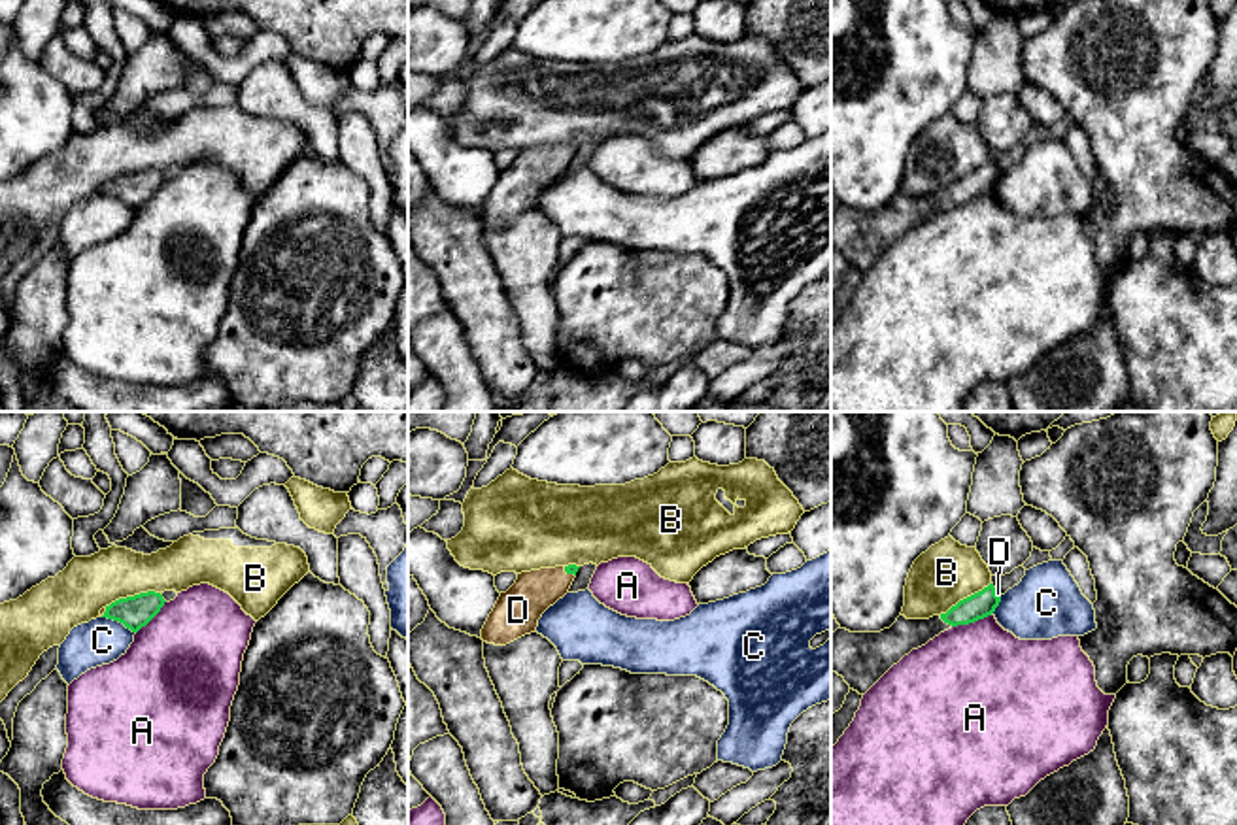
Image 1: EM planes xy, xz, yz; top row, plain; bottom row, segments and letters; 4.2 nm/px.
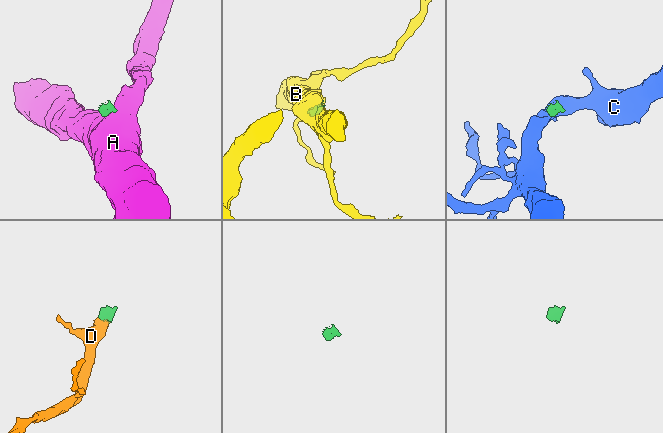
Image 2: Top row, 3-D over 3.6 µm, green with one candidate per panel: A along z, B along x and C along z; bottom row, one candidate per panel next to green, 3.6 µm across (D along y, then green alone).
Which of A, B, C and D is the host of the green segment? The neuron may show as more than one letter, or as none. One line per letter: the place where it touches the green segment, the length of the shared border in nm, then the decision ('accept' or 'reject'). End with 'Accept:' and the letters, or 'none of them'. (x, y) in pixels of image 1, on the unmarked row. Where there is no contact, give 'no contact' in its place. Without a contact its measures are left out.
A: yz (971, 199) | 190 nm | reject
B: xy (131, 174) | 240 nm | reject
C: xy (118, 197) | 170 nm | reject
D: xz (569, 150) | 70 nm | accept
Accept: D

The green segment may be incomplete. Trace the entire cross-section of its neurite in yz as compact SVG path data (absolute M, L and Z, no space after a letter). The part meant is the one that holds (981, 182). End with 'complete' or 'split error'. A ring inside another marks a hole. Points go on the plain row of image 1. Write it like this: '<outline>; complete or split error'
M990 160L982 168L959 177L946 191L929 196L897 198L880 210L850 210L837 206L831 211L831 247L844 255L850 266L865 272L893 242L912 227L925 223L940 210L984 196L1001 179L999 166Z; split error

